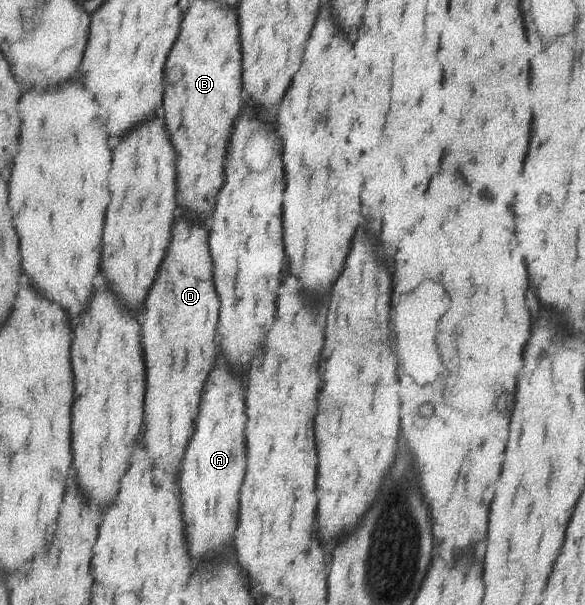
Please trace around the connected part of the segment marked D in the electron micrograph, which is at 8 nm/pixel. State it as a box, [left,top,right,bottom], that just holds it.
[142,215,222,475]

